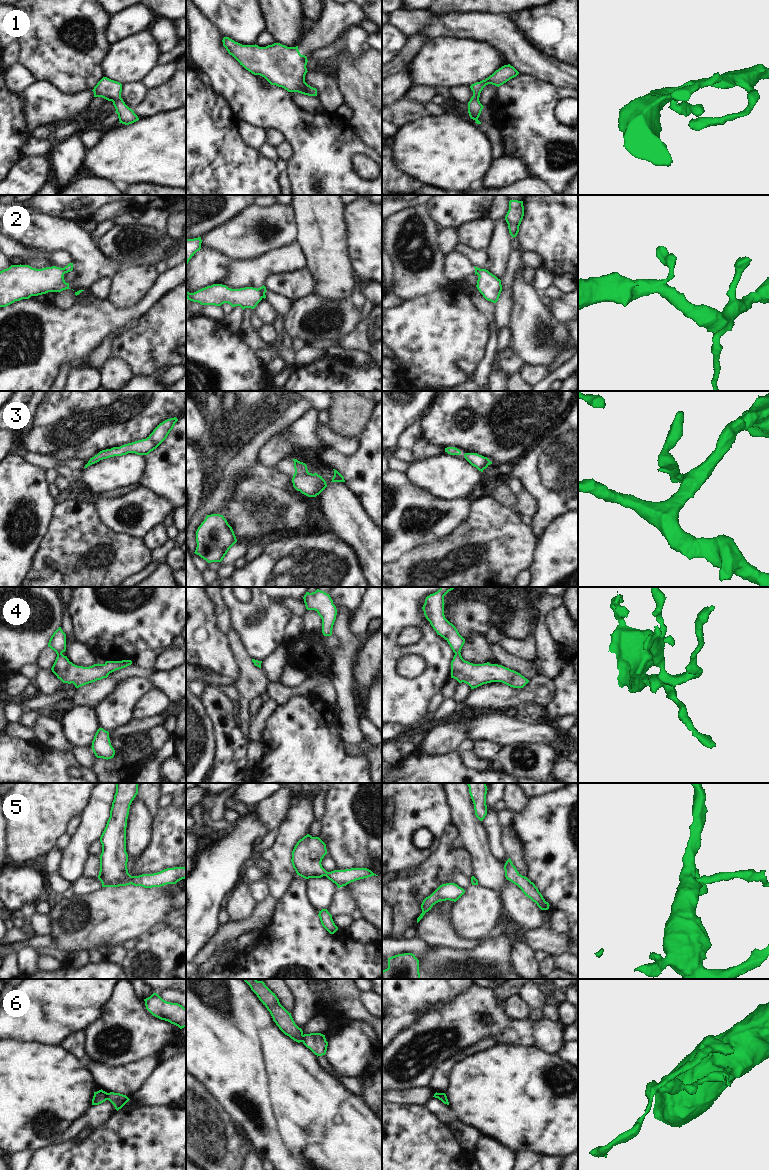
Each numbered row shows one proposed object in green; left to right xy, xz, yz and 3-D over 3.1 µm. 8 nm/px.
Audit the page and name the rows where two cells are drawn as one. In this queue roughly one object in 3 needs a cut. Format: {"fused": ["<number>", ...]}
{"fused": ["2", "6"]}

